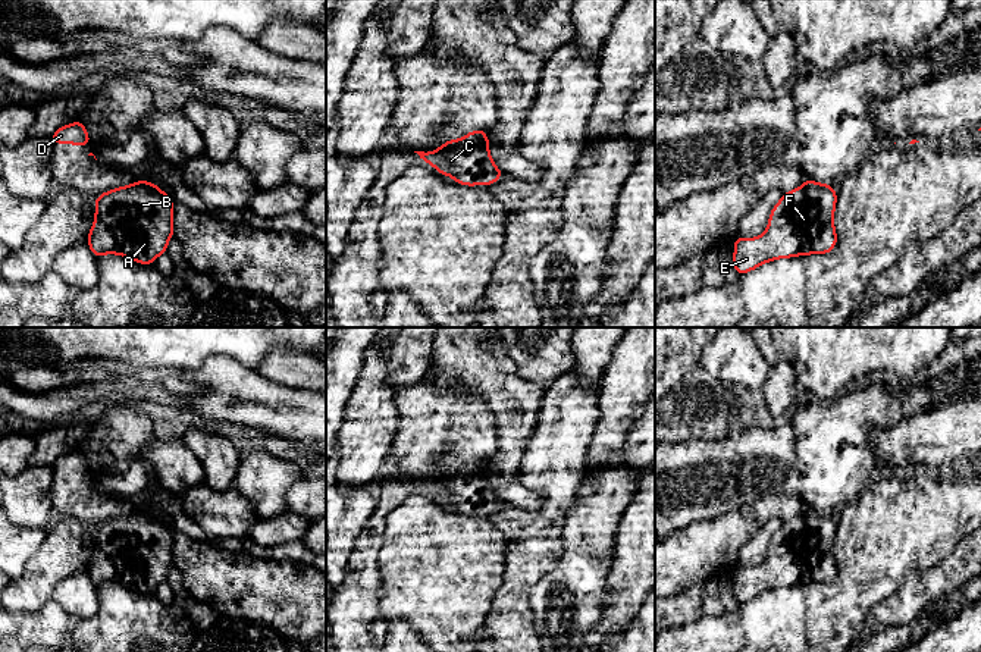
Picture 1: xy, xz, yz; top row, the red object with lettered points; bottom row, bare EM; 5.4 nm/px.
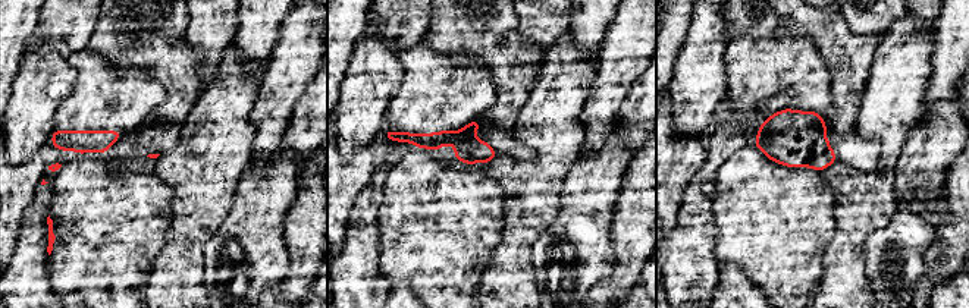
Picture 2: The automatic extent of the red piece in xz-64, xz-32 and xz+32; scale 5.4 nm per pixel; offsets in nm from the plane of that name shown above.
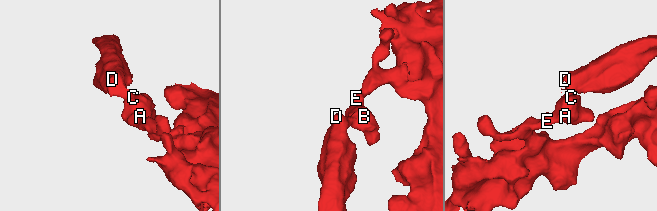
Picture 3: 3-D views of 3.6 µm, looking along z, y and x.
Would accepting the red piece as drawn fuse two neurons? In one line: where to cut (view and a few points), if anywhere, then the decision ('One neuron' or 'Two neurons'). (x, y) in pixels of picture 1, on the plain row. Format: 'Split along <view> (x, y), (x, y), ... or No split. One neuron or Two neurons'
Split along xz (439, 477), (429, 491). Two neurons

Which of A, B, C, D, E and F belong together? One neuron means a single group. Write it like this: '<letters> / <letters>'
A B C E F / D

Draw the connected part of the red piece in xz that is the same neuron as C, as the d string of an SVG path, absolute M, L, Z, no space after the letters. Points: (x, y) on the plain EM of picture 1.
M485 458L473 460L461 468L444 471L430 493L442 505L449 504L457 512L488 515L504 502L493 492L489 474Z

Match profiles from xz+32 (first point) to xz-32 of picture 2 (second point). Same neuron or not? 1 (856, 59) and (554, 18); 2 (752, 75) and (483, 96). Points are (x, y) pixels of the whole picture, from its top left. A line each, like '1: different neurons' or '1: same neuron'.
1: different neurons
2: same neuron

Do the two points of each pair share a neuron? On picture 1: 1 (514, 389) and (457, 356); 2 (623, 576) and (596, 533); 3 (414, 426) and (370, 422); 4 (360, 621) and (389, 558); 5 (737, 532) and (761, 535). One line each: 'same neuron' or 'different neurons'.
1: same neuron
2: different neurons
3: different neurons
4: different neurons
5: different neurons

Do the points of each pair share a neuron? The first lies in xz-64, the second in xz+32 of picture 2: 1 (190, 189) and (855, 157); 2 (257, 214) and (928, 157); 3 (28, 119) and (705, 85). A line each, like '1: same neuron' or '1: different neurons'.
1: different neurons
2: same neuron
3: same neuron

